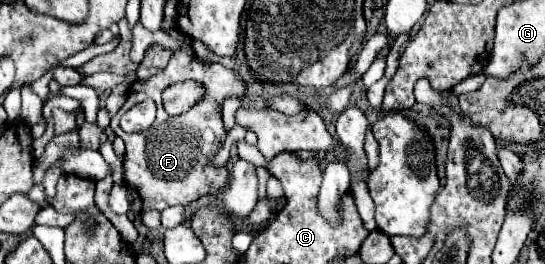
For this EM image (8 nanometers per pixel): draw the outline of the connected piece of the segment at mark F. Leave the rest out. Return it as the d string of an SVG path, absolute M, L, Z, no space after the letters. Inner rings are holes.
M173 52L169 66L161 70L159 74L139 80L139 88L135 91L135 82L129 86L127 100L118 111L118 116L111 119L113 132L123 138L125 142L125 160L123 160L123 170L125 170L125 184L129 184L133 190L133 204L131 212L135 216L145 214L147 210L163 210L167 206L187 206L201 196L215 194L219 192L227 180L229 180L229 170L225 166L215 166L213 158L221 150L225 142L225 130L223 130L223 120L219 114L219 104L227 96L235 96L243 100L245 96L245 84L237 78L237 74L221 64L209 64L205 66L197 56L189 52ZM185 80L195 80L205 88L203 98L189 108L187 112L179 116L169 116L162 106L163 90L171 84L185 82ZM151 98L157 102L157 118L151 126L151 130L145 132L135 132L127 134L120 127L119 115L125 113L133 104Z

